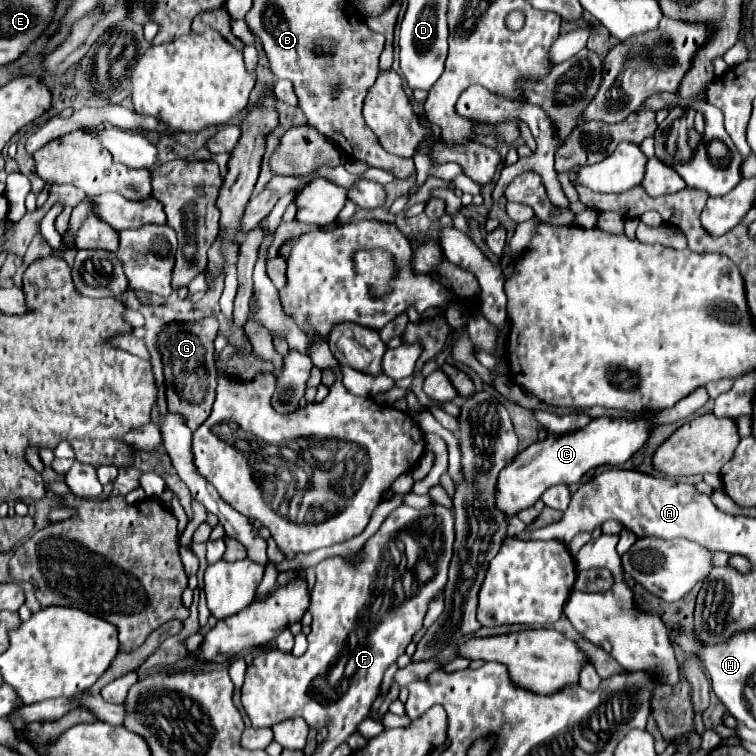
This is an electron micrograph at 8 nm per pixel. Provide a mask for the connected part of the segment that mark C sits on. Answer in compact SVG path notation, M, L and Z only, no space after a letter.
M594 418L588 426L576 432L550 434L544 440L530 444L506 468L502 468L494 490L494 502L506 518L512 518L540 500L540 496L554 484L574 484L590 468L602 464L624 464L648 440L648 430L650 424L644 420Z

